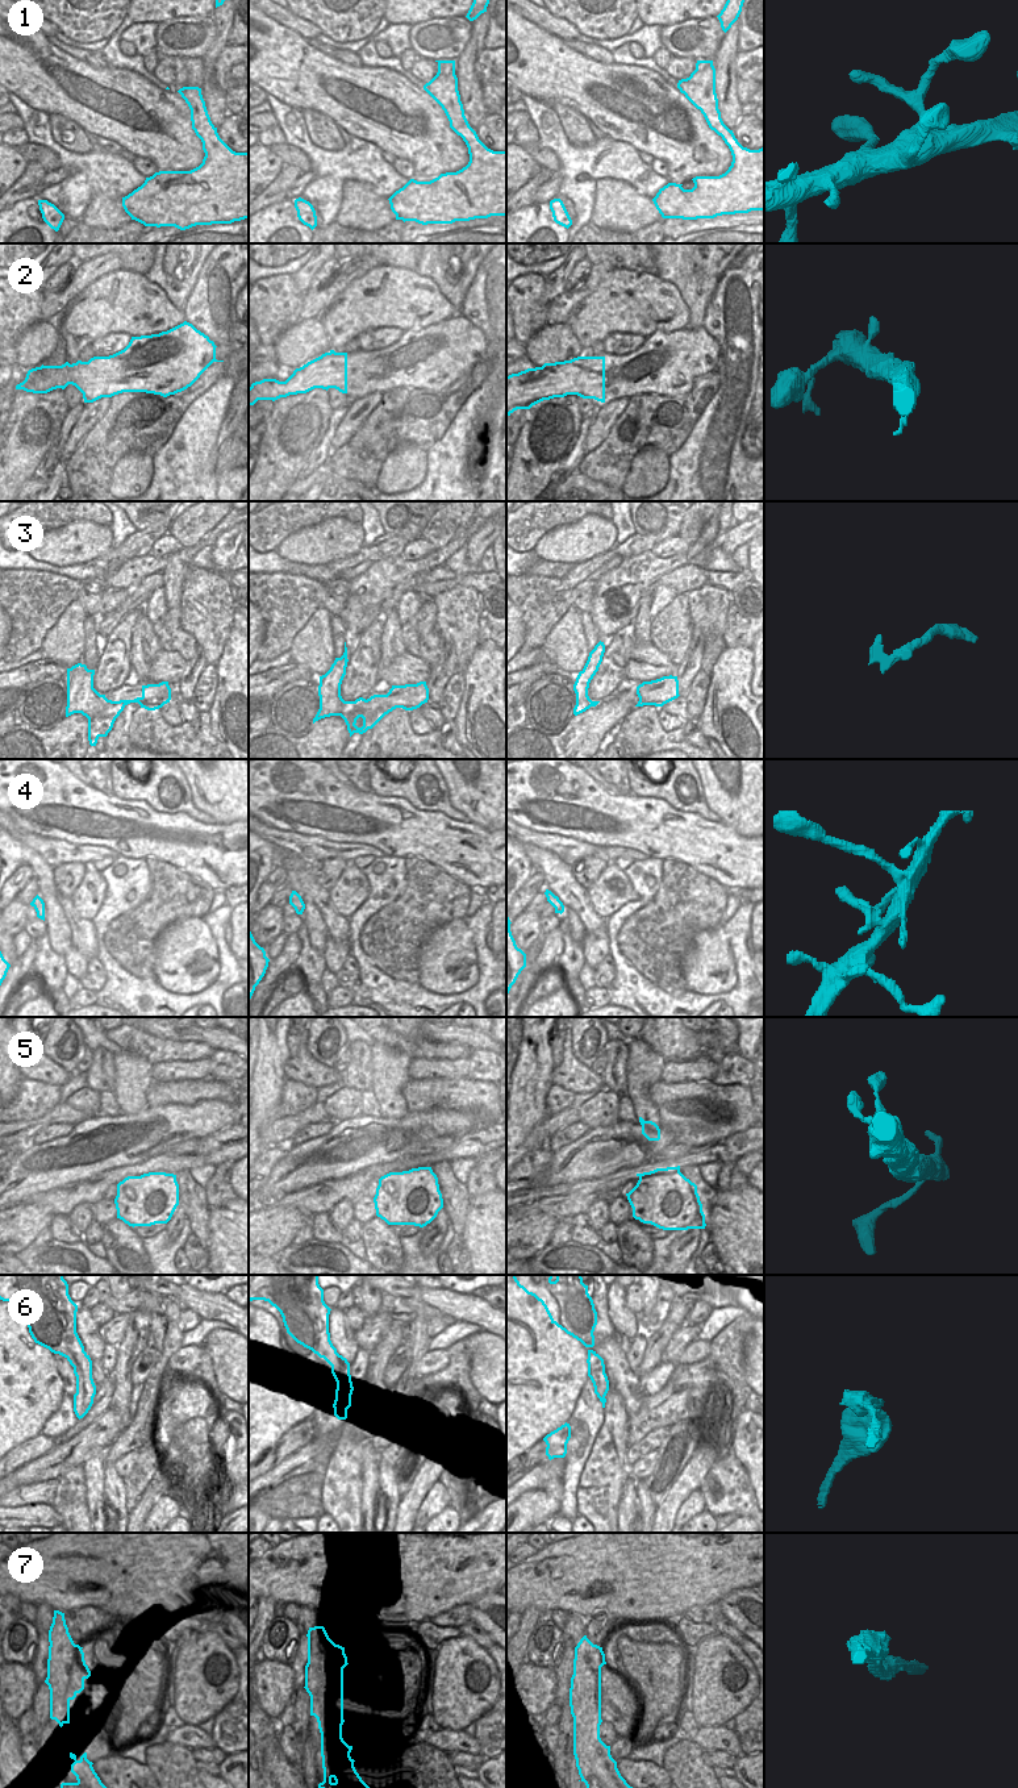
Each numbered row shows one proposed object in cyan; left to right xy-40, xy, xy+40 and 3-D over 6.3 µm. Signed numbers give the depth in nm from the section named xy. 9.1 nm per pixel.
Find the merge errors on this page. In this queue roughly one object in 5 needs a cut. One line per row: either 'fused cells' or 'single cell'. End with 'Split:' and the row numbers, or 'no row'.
1: single cell
2: single cell
3: fused cells
4: single cell
5: single cell
6: fused cells
7: single cell
Split: 3, 6

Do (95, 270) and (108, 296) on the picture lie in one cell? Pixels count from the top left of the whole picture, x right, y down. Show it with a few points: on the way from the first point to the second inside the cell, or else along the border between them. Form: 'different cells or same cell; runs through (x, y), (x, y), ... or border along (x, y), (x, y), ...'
different cells; border along (121, 269), (99, 276), (76, 298)

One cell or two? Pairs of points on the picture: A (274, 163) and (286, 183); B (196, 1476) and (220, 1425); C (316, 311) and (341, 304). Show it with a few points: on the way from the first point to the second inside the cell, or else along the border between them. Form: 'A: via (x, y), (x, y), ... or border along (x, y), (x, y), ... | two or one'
A: border along (283, 165), (279, 174), (262, 192) | two
B: border along (199, 1417), (208, 1428), (209, 1445), (216, 1459) | two
C: border along (346, 294), (318, 317) | two

